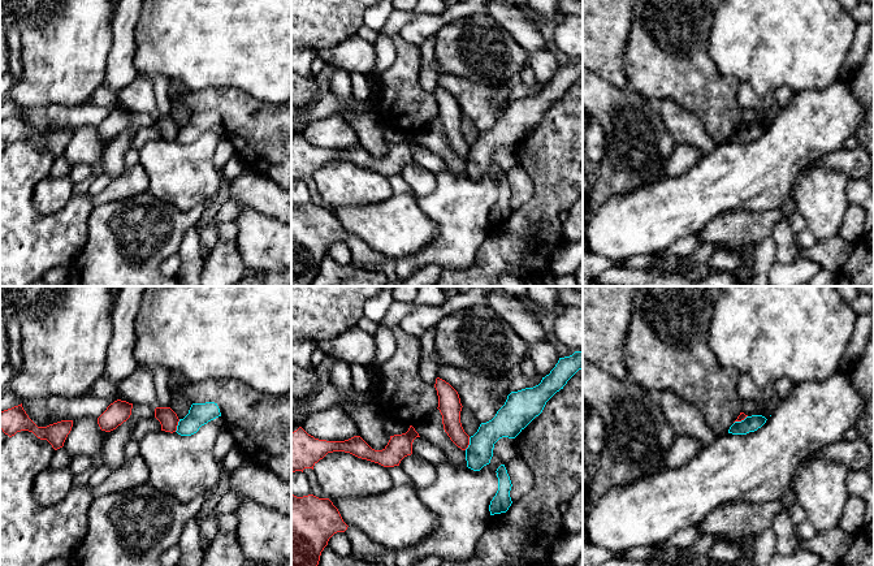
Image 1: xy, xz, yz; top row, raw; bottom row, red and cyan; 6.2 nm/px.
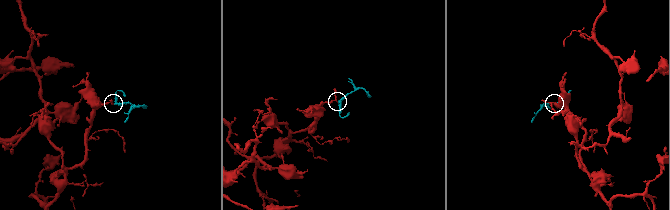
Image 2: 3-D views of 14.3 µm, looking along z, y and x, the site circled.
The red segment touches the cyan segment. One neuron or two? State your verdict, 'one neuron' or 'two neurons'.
two neurons

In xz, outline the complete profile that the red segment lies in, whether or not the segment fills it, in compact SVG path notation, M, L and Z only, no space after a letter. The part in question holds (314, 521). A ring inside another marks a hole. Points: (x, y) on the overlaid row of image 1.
M291 494L291 566L317 566L329 539L347 527L329 498Z

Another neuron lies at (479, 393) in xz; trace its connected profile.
M441 366L437 372L437 377L458 392L462 406L468 409L480 423L492 420L497 414L498 398L510 394L510 376L511 373L507 373L494 379L455 366Z

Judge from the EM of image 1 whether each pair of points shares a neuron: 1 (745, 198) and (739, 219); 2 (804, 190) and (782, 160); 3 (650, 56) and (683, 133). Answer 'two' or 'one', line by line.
1: two
2: two
3: two

